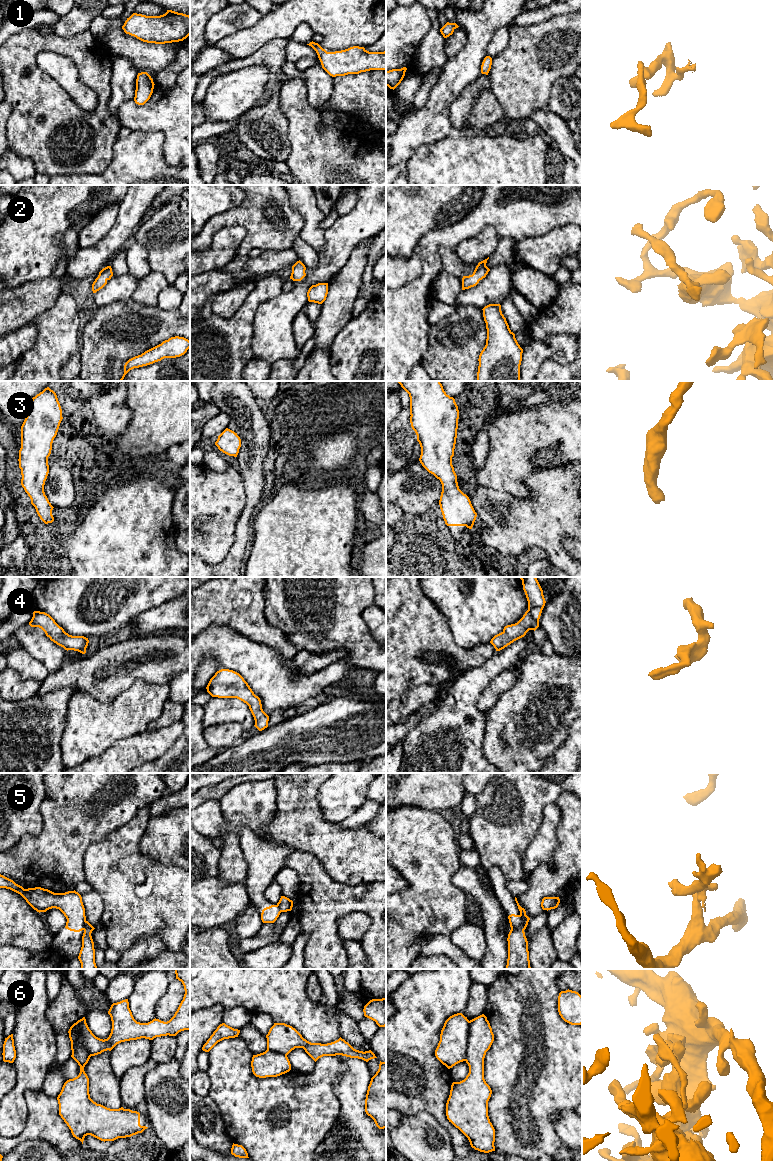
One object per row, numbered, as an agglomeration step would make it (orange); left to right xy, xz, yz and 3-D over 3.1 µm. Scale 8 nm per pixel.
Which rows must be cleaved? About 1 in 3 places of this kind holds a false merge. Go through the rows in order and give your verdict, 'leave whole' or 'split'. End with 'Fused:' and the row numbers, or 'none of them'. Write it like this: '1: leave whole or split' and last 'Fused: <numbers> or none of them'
1: leave whole
2: leave whole
3: leave whole
4: leave whole
5: split
6: split
Fused: 5, 6

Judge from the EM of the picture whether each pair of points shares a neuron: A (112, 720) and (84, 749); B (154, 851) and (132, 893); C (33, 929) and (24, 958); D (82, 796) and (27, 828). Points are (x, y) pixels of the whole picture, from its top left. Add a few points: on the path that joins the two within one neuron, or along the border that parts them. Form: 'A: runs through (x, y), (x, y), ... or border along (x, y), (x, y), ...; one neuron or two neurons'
A: runs through (105, 727), (91, 742); one neuron
B: border along (140, 838), (140, 851), (145, 856), (172, 866); two neurons
C: border along (10, 944), (31, 951), (41, 951), (49, 948); two neurons
D: border along (45, 796), (40, 806), (42, 830), (26, 836); two neurons

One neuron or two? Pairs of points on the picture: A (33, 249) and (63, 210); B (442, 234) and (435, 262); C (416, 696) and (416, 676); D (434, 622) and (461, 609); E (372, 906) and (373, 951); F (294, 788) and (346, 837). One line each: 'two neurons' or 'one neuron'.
A: one neuron
B: one neuron
C: two neurons
D: two neurons
E: one neuron
F: one neuron

